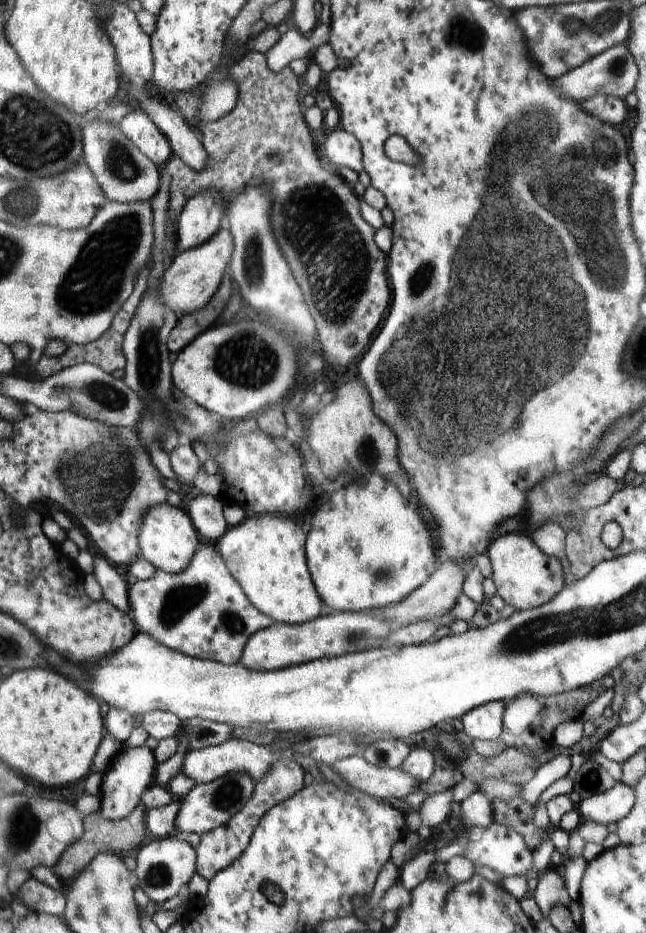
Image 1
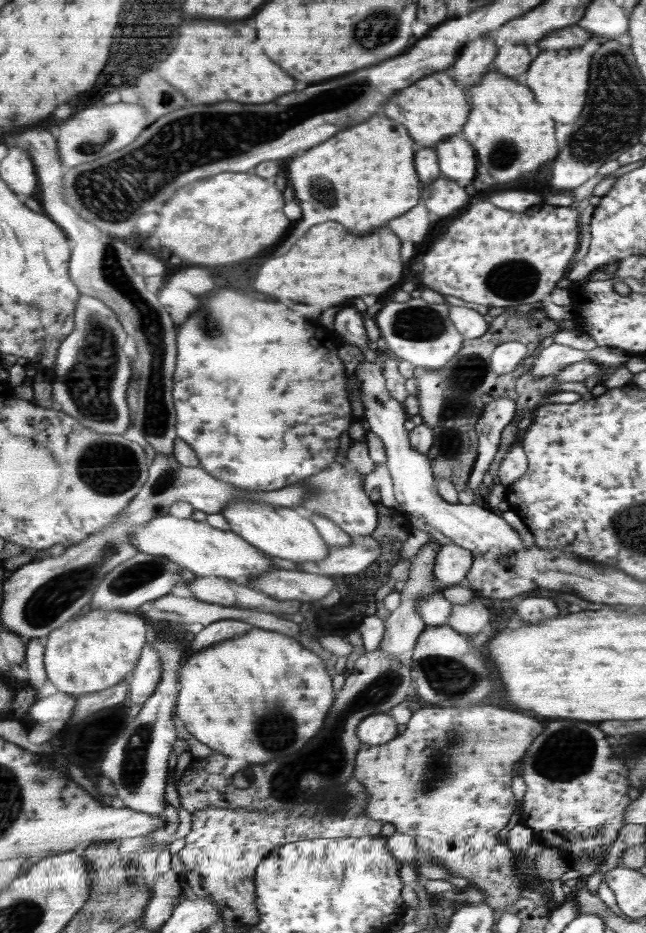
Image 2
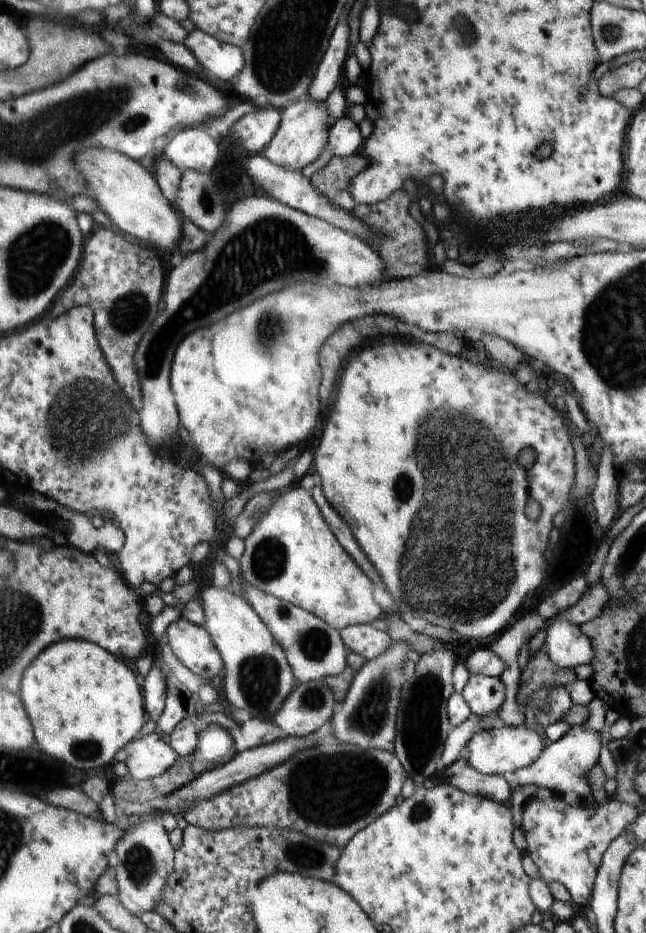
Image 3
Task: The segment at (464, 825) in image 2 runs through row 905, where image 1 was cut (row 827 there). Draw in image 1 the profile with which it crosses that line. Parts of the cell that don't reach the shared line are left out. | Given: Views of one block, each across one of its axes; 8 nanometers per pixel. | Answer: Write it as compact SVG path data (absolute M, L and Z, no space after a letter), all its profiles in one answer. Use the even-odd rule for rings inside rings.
M493 822L492 826L486 828L486 830L474 828L469 832L468 837L465 857L472 862L473 868L488 866L488 868L491 868L497 874L502 874L502 876L526 876L526 872L532 868L532 851L528 850L524 838L513 828L500 826L500 824Z

